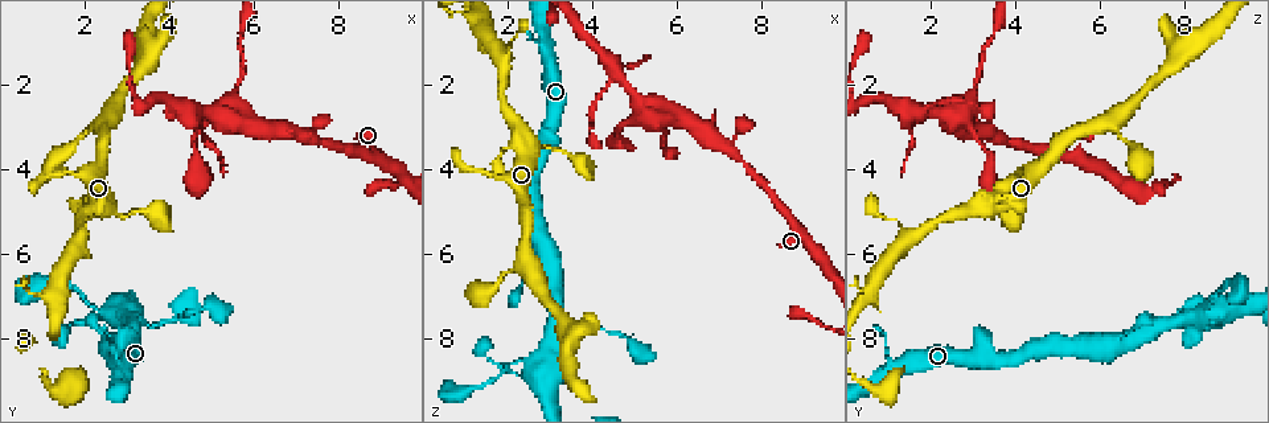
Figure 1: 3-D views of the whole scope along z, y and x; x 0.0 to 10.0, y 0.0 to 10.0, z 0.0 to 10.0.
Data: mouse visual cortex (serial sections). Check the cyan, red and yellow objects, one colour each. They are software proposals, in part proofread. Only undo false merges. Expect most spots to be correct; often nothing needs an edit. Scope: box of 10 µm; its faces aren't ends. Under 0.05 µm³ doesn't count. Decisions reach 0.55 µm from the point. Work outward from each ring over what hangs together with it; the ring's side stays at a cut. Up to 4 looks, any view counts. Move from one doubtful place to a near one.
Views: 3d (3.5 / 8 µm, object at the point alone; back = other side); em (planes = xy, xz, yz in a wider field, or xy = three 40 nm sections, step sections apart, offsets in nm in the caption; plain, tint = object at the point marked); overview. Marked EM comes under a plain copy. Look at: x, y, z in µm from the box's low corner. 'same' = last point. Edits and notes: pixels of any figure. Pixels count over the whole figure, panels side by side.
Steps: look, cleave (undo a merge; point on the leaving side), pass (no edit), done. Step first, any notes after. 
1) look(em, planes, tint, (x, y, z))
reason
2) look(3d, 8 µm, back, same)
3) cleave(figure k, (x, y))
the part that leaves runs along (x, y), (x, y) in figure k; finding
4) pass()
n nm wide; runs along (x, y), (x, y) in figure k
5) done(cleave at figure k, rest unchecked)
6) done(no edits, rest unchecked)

look(em, xy, step 3, tint, (2.85, 5.10, 3.40))
small branch off a trunk

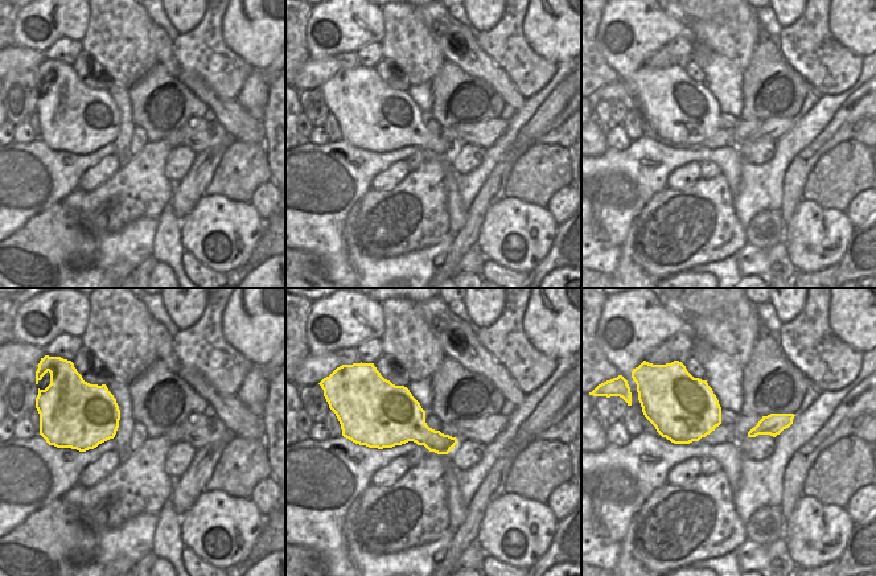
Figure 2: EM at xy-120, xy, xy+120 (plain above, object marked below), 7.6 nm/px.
look(3d, 3.5 µm, same)

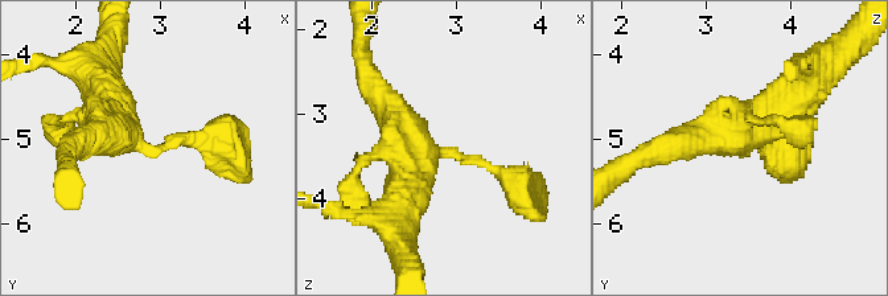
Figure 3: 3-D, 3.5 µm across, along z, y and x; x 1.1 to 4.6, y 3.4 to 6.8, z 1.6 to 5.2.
pass()
4 arms; runs along (103, 91), (144, 148), (225, 148) in figure 3; all the same cell

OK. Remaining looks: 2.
look(3d, 3.5 µm, back, (5.25, 2.80, 2.60))
abrupt turn

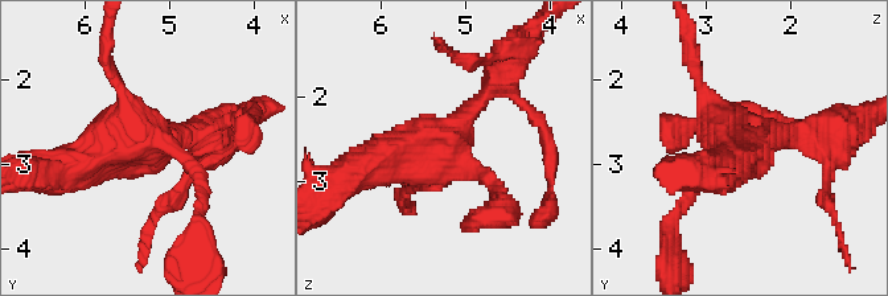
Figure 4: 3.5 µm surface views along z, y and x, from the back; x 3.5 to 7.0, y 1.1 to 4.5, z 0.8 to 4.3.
look(em, xy, step 3, tint, (5.30, 2.80, 2.65))
4 arms; arms of 150, 200, 250, 450 nm; now the EM

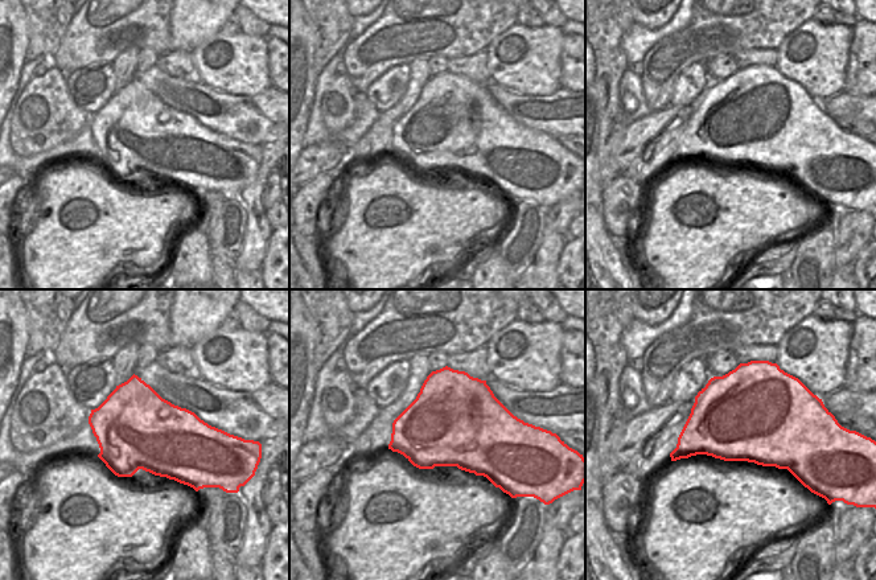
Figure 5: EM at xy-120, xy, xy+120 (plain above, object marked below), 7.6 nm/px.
pass()
runs along (358, 167), (439, 149), (496, 82) in figure 4; all the same cell

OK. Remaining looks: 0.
done(no edits, rest unchecked)

